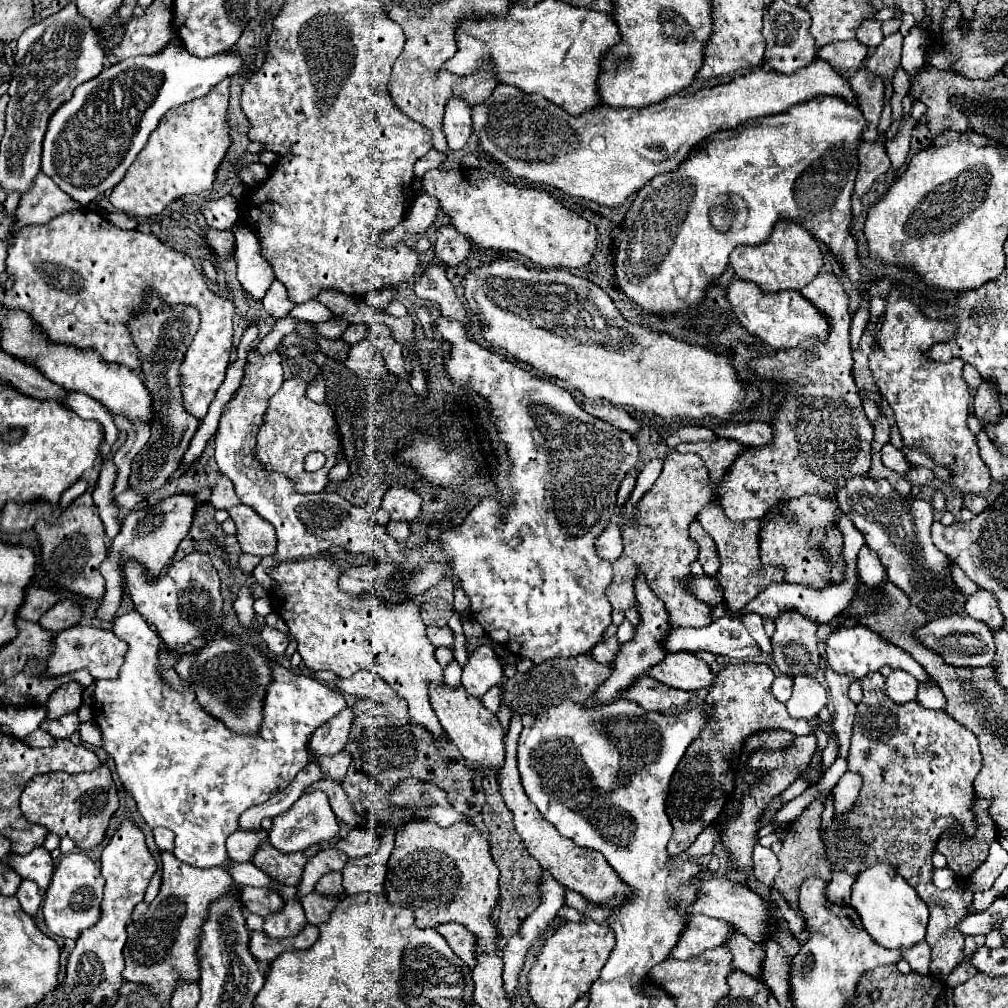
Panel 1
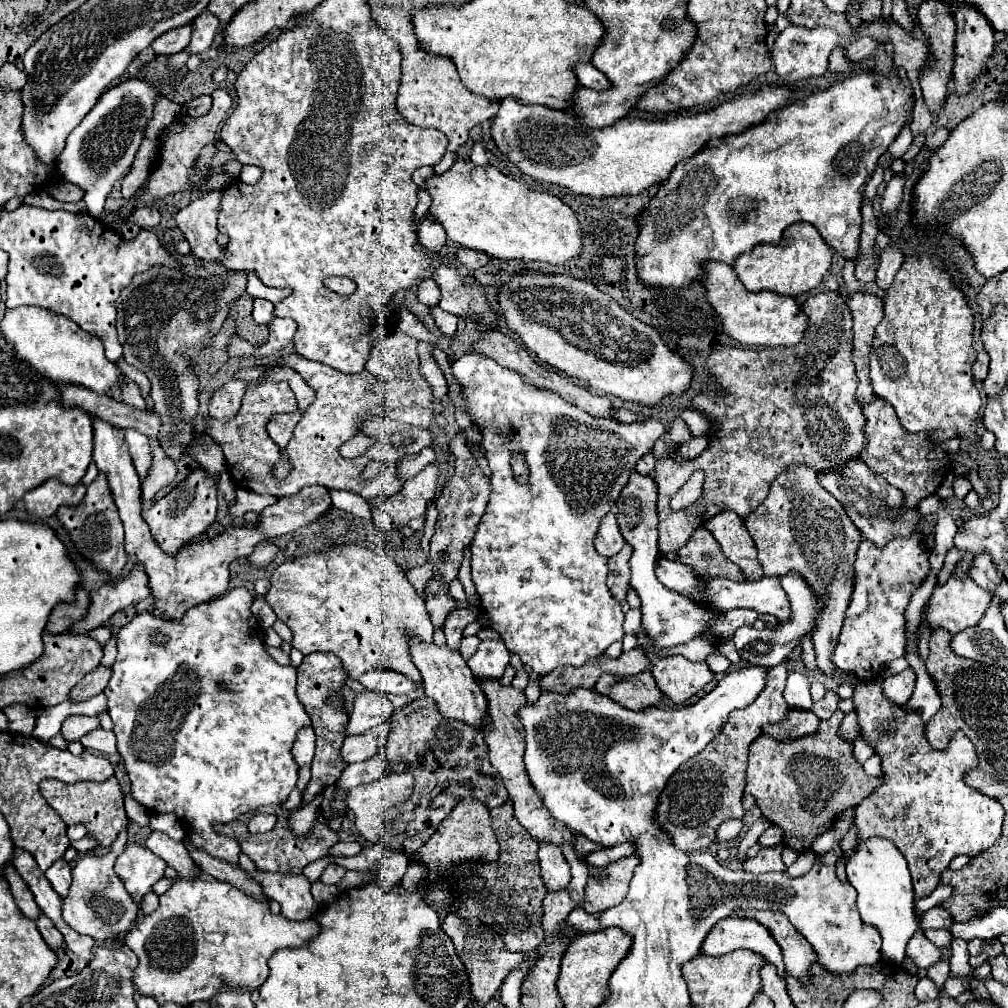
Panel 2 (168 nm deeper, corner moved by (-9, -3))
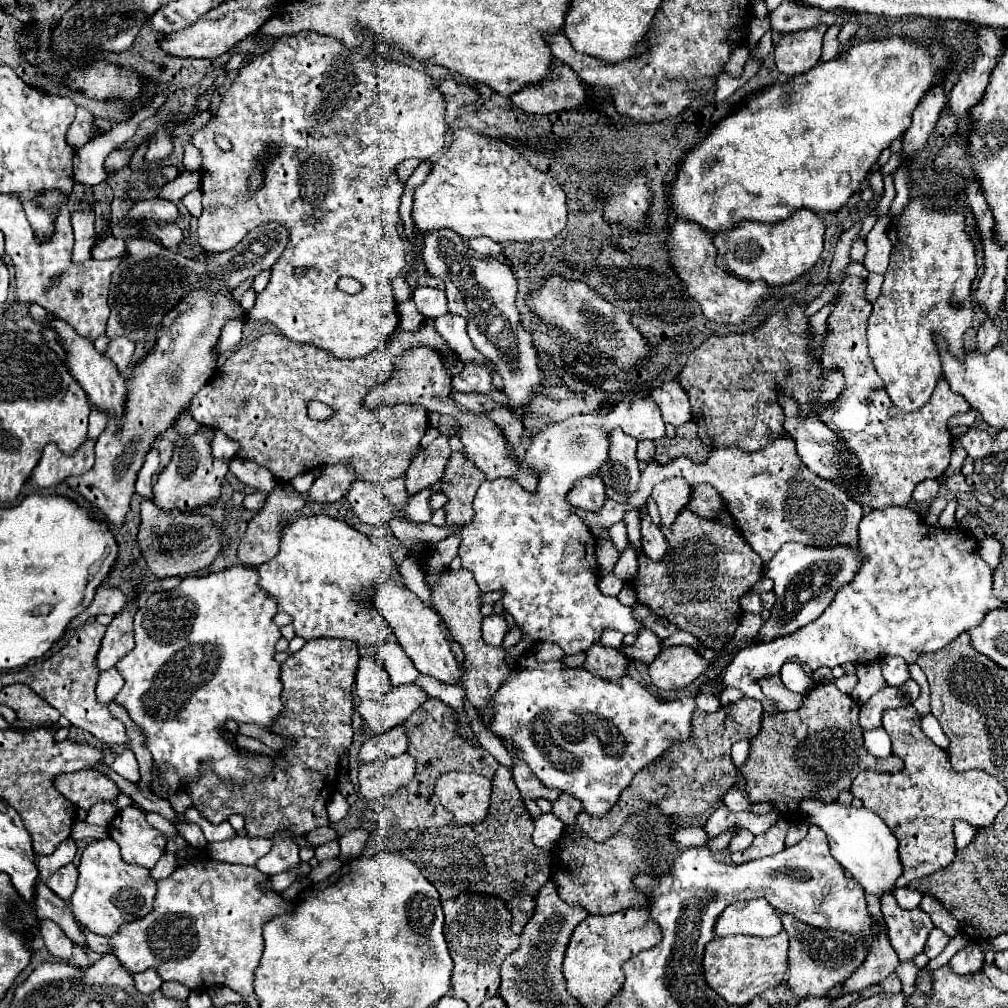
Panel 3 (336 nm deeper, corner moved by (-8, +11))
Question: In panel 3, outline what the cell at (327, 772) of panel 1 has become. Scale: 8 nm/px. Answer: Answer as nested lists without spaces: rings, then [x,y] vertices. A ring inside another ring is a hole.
[[[406,684],[392,688],[382,702],[362,702],[358,712],[372,734],[384,734],[396,724],[402,724],[424,700],[424,690],[420,690],[416,684]]]

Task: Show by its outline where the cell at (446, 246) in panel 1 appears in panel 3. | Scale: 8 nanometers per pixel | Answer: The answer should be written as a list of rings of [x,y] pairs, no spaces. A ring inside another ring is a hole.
[[[472,238],[468,242],[470,242],[470,248],[476,250],[480,256],[498,256],[502,252],[502,246],[490,238]]]

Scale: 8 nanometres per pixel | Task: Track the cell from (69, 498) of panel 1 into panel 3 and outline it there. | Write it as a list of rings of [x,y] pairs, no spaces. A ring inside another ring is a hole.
[[[92,408],[92,412],[90,412],[90,428],[88,428],[88,439],[96,440],[96,438],[100,436],[100,432],[106,428],[106,424],[108,424],[106,414],[104,414],[104,412],[100,412],[100,410],[96,410],[96,408]]]

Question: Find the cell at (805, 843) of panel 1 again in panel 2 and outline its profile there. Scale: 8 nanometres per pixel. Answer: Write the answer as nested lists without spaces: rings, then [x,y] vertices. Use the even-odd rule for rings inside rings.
[[[837,710],[829,720],[821,720],[817,732],[811,736],[787,742],[761,734],[749,748],[745,792],[755,798],[755,804],[771,824],[783,828],[783,844],[797,852],[807,850],[819,834],[827,832],[835,814],[855,808],[883,784],[883,778],[871,778],[863,772],[863,766],[853,756],[853,744],[841,738],[839,724],[843,716]]]

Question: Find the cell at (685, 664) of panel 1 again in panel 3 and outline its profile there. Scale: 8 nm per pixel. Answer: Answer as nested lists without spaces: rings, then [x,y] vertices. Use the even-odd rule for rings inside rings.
[[[670,646],[660,650],[658,658],[648,666],[648,672],[654,686],[662,690],[676,690],[688,686],[708,666],[708,660],[704,660],[694,648]]]

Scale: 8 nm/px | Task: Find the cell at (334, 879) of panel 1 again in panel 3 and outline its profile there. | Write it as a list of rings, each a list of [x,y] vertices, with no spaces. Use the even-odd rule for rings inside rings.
[[[328,842],[328,844],[322,844],[322,846],[316,846],[314,848],[314,854],[318,858],[318,862],[324,862],[324,860],[332,860],[332,858],[338,858],[340,854],[340,848],[338,848],[338,842]]]

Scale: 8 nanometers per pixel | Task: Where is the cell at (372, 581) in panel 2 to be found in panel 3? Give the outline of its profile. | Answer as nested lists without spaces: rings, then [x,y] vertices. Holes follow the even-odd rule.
[[[302,516],[294,522],[286,524],[286,530],[280,540],[280,550],[274,560],[264,562],[258,566],[260,574],[260,588],[272,596],[278,604],[278,612],[286,612],[292,616],[292,628],[296,636],[304,638],[306,642],[316,638],[342,638],[352,640],[358,646],[378,646],[384,640],[394,638],[394,632],[382,620],[374,598],[378,592],[378,584],[384,580],[402,582],[398,566],[392,560],[392,554],[384,546],[372,544],[372,540],[360,534],[356,528],[348,526],[342,520],[328,518],[328,516]]]

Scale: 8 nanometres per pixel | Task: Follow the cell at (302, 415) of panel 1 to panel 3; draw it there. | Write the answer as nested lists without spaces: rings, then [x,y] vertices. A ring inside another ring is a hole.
[[[430,320],[422,322],[422,328],[414,334],[392,334],[386,348],[356,360],[334,358],[326,350],[296,344],[282,334],[264,334],[232,352],[224,366],[216,370],[214,378],[194,394],[190,412],[196,422],[220,426],[224,434],[236,440],[240,444],[236,458],[252,460],[268,468],[282,482],[290,482],[294,476],[316,466],[332,464],[348,464],[358,480],[370,484],[396,480],[404,476],[410,462],[418,456],[420,438],[429,426],[428,412],[419,404],[366,410],[362,400],[370,388],[390,378],[398,348],[410,348],[414,344],[428,344],[442,354],[452,354],[450,346],[436,334]],[[308,400],[328,404],[334,414],[328,420],[308,418]]]

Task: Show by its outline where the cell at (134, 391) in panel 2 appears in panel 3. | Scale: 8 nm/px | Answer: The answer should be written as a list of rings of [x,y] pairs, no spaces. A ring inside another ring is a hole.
[[[116,338],[110,342],[106,356],[116,364],[116,368],[122,372],[122,376],[126,376],[132,356],[134,356],[134,342],[130,342],[128,338]]]

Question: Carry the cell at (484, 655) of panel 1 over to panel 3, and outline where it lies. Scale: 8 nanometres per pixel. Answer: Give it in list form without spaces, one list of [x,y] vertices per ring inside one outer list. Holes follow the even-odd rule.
[[[490,614],[488,618],[484,618],[484,624],[482,624],[482,638],[486,644],[490,646],[500,646],[504,636],[508,632],[508,626],[506,626],[506,620],[504,616],[498,616],[498,614]]]

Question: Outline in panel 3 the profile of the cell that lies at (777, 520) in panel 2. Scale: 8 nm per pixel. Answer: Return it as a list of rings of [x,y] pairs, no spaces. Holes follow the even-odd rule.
[[[792,438],[774,440],[770,446],[758,452],[742,452],[738,448],[716,448],[710,452],[710,458],[702,464],[694,464],[690,458],[676,458],[668,464],[658,464],[656,460],[648,462],[648,468],[642,472],[642,480],[628,504],[618,504],[606,500],[598,514],[586,512],[584,518],[592,534],[600,534],[602,528],[612,526],[622,520],[622,514],[630,506],[644,506],[652,494],[652,488],[668,478],[682,476],[692,486],[704,482],[714,486],[724,498],[726,510],[736,520],[738,530],[744,540],[754,548],[754,552],[764,560],[764,564],[774,558],[774,548],[780,548],[786,542],[800,542],[816,548],[832,546],[858,546],[858,522],[862,518],[862,508],[844,490],[818,478],[808,466],[798,458]]]

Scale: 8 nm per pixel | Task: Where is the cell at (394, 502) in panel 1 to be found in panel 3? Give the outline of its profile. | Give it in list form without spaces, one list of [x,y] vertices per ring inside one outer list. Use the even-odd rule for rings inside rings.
[[[438,436],[428,448],[424,448],[416,460],[410,464],[410,468],[406,470],[406,492],[408,494],[416,494],[432,484],[436,484],[442,474],[444,474],[444,466],[450,458],[452,450],[448,446],[448,438],[446,436]]]

